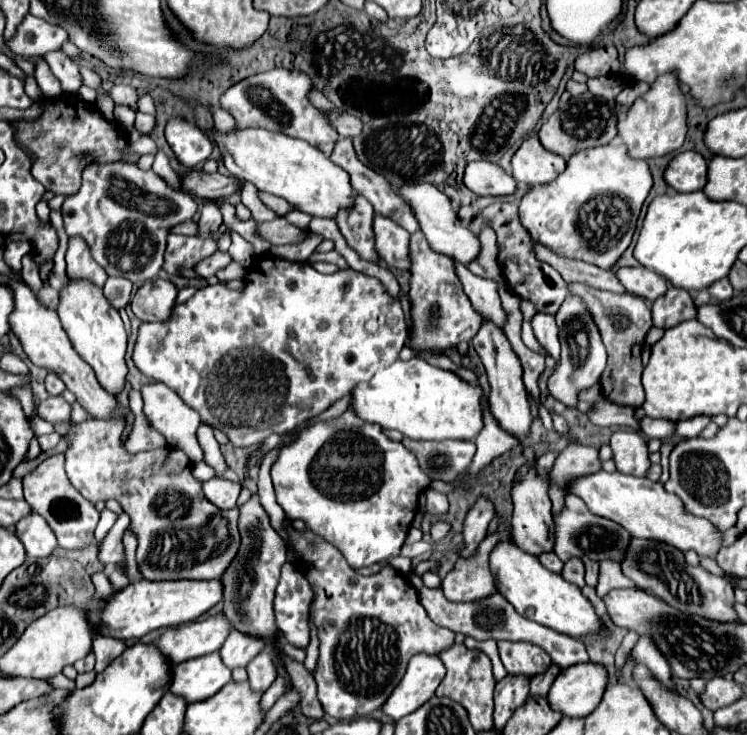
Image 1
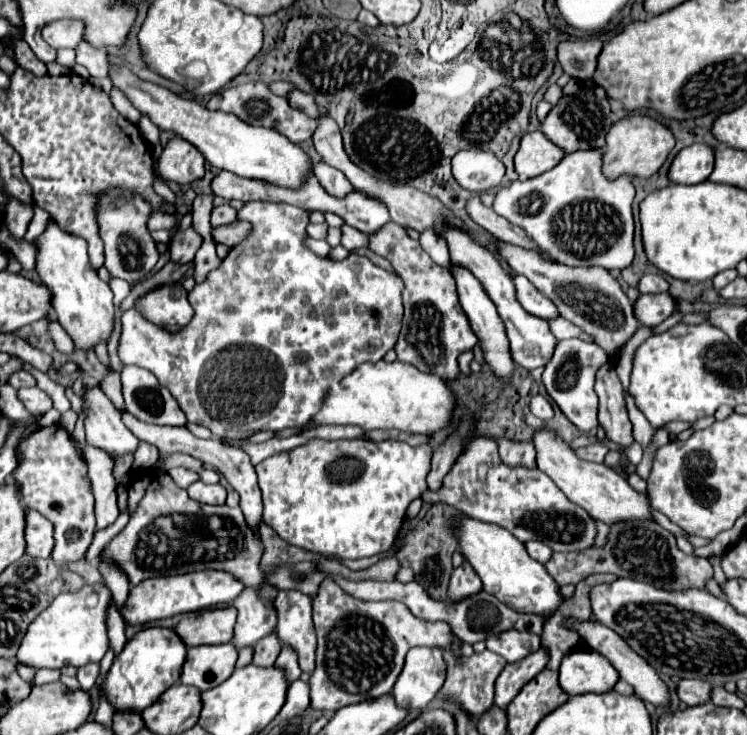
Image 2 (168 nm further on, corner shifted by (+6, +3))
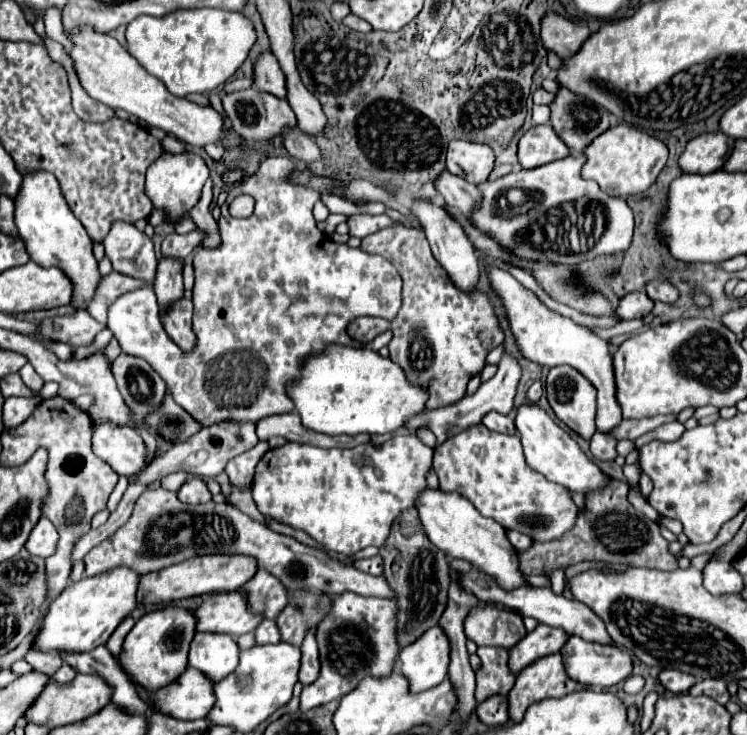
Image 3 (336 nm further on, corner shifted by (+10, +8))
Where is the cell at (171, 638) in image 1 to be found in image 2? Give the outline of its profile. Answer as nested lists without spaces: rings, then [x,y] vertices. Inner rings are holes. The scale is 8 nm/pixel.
[[[209,608],[201,612],[187,614],[175,628],[179,638],[191,648],[201,644],[223,644],[233,640],[237,610],[227,608]]]

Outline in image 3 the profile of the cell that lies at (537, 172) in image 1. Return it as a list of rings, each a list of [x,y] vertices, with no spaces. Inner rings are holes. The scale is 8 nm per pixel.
[[[549,123],[531,127],[519,141],[519,163],[523,169],[541,167],[549,161],[567,157],[569,149],[567,145],[553,133],[553,127]]]

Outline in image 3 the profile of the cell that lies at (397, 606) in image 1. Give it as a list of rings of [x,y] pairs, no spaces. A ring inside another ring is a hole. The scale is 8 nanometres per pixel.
[[[351,591],[333,597],[331,611],[315,629],[321,673],[315,683],[303,687],[299,703],[301,711],[309,711],[329,701],[339,701],[343,695],[357,689],[365,677],[383,679],[393,673],[393,665],[399,655],[397,613],[399,605],[391,599],[361,597]]]

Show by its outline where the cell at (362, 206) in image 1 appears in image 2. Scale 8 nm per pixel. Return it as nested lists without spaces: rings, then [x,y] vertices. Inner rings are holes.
[[[317,162],[317,164],[313,166],[313,172],[315,172],[315,176],[319,178],[319,182],[323,184],[323,188],[325,188],[329,194],[333,194],[333,196],[337,196],[337,198],[343,198],[343,196],[347,196],[349,192],[353,192],[353,186],[351,186],[351,182],[345,178],[345,174],[341,174],[337,168],[331,168],[329,164]]]

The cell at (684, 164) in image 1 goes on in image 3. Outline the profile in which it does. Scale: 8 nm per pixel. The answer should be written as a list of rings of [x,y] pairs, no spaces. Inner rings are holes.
[[[703,133],[693,137],[685,151],[679,155],[679,169],[681,173],[711,173],[721,169],[725,157],[729,155],[731,141],[725,133]]]

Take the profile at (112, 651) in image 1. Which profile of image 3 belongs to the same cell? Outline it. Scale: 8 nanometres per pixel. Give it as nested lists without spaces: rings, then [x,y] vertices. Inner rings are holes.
[[[63,663],[63,667],[53,675],[53,679],[57,679],[59,683],[69,683],[75,675],[77,675],[77,669],[75,669],[75,667],[71,669],[69,663]]]

